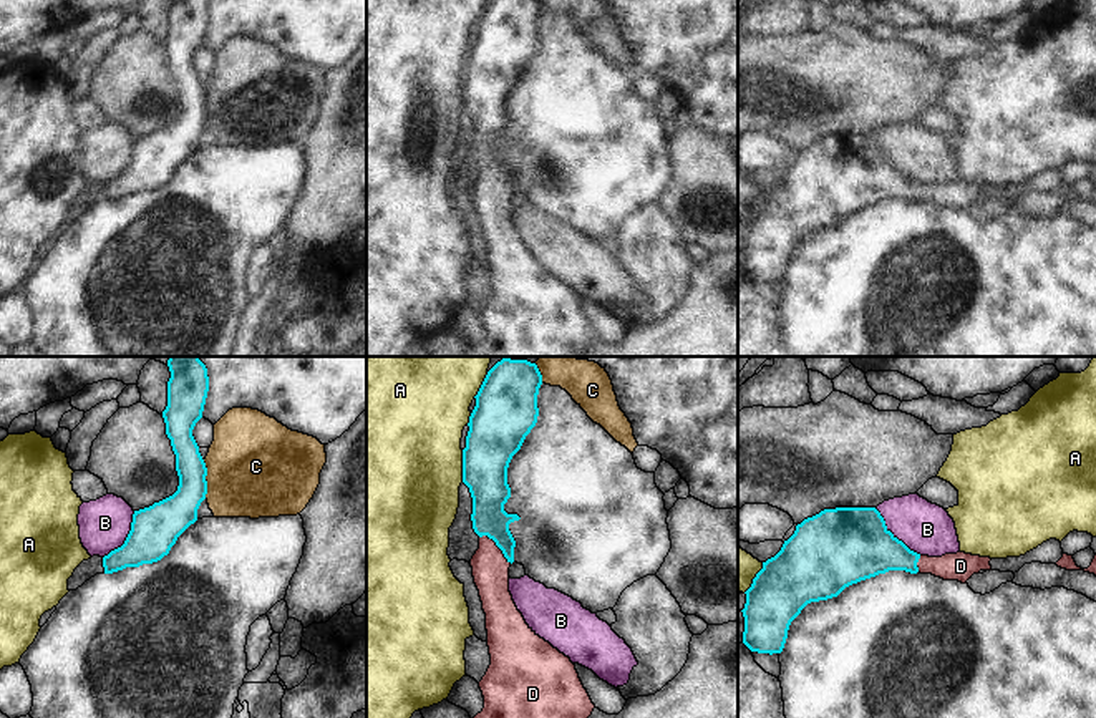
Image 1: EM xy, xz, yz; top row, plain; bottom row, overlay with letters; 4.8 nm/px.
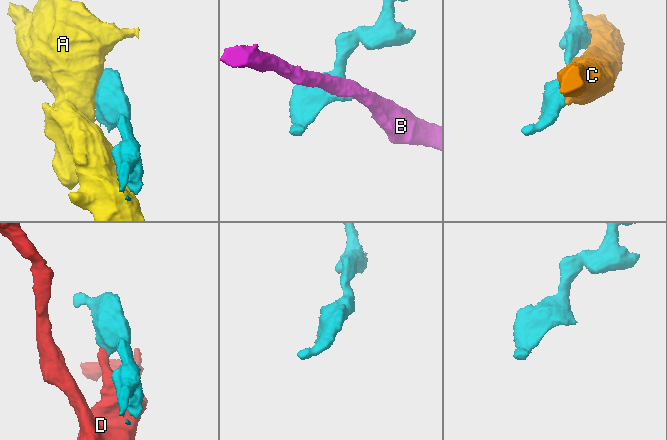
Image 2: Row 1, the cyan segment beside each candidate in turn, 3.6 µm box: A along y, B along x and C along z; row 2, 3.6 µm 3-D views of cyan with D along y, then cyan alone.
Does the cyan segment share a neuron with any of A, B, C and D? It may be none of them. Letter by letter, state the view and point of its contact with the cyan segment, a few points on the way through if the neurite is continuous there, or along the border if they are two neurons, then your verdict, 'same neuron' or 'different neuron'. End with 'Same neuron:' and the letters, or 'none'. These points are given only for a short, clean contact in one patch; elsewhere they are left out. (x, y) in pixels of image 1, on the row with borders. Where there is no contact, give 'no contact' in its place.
A: contact xz (463, 466); different neuron
B: contact yz (892, 534); different neuron
C: contact xy (204, 480); different neuron
D: contact xz (496, 544); way xz (489, 494), (489, 521), (496, 544), (496, 554), (489, 567); same neuron
Same neuron: D

